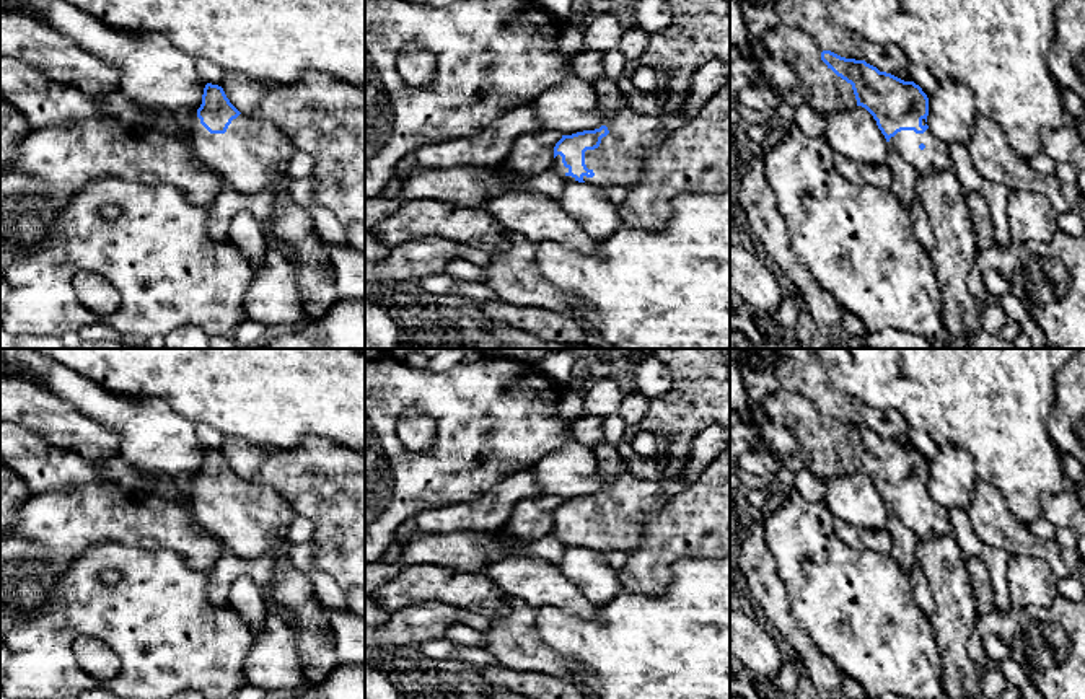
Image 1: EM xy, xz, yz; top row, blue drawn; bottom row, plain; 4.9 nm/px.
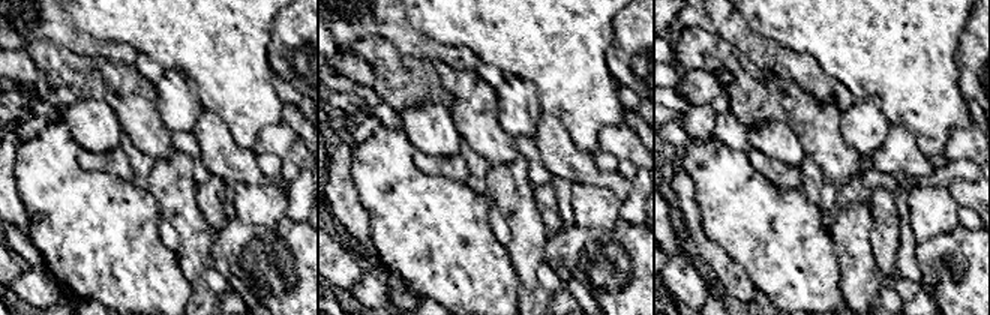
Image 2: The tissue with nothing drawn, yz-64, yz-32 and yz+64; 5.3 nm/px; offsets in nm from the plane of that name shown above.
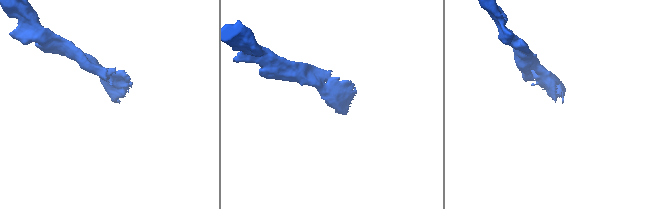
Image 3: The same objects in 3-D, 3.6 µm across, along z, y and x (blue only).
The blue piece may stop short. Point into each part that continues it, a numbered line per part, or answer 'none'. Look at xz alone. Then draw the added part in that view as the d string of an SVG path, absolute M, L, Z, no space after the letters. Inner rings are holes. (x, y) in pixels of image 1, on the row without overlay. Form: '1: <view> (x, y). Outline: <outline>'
1: xz (618, 525). Outline: M600 442L593 451L609 499L598 513L585 517L585 530L595 541L583 541L583 546L604 554L634 552L639 549L644 525L683 490L684 476L637 479L627 471L616 446Z

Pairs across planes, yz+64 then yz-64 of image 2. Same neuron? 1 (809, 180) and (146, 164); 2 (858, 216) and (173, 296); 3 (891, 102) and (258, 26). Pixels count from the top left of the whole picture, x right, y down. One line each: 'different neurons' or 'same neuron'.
1: same neuron
2: different neurons
3: same neuron

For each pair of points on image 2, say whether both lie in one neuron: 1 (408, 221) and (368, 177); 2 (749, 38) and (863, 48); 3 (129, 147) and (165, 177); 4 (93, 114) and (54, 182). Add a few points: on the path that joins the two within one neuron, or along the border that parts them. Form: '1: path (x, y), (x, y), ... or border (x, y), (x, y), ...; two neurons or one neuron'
1: path (399, 210), (378, 188); one neuron
2: border (744, 21), (753, 30), (807, 54); two neurons
3: border (156, 161), (146, 188); two neurons
4: border (62, 119), (80, 147); two neurons

